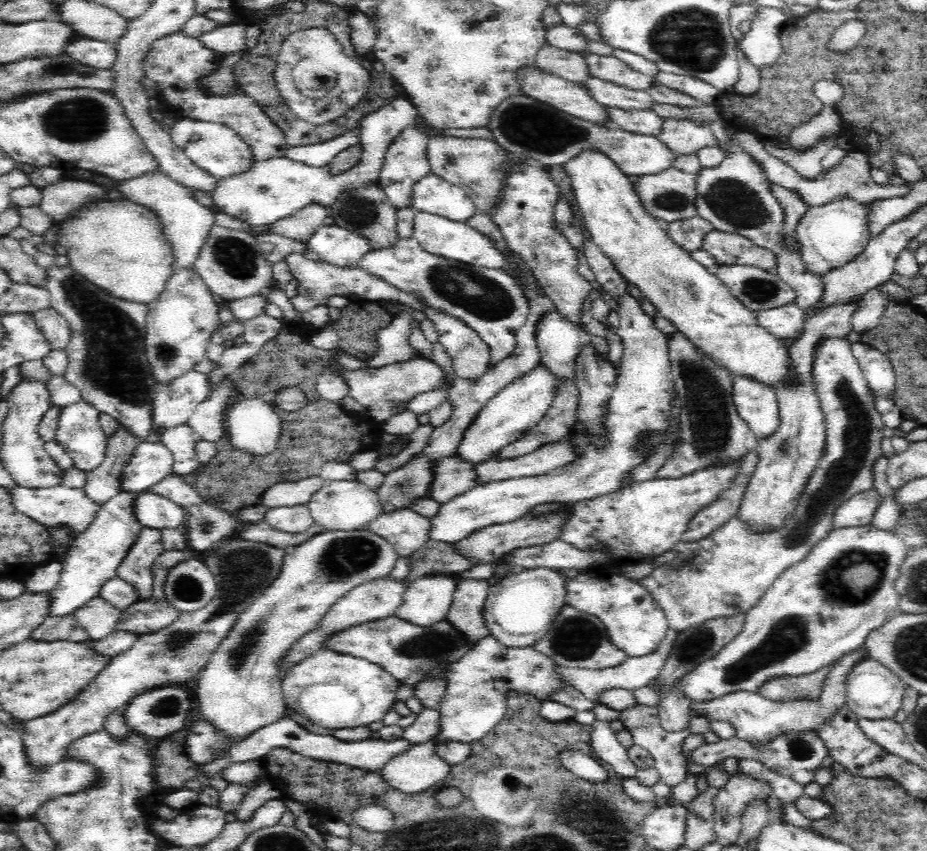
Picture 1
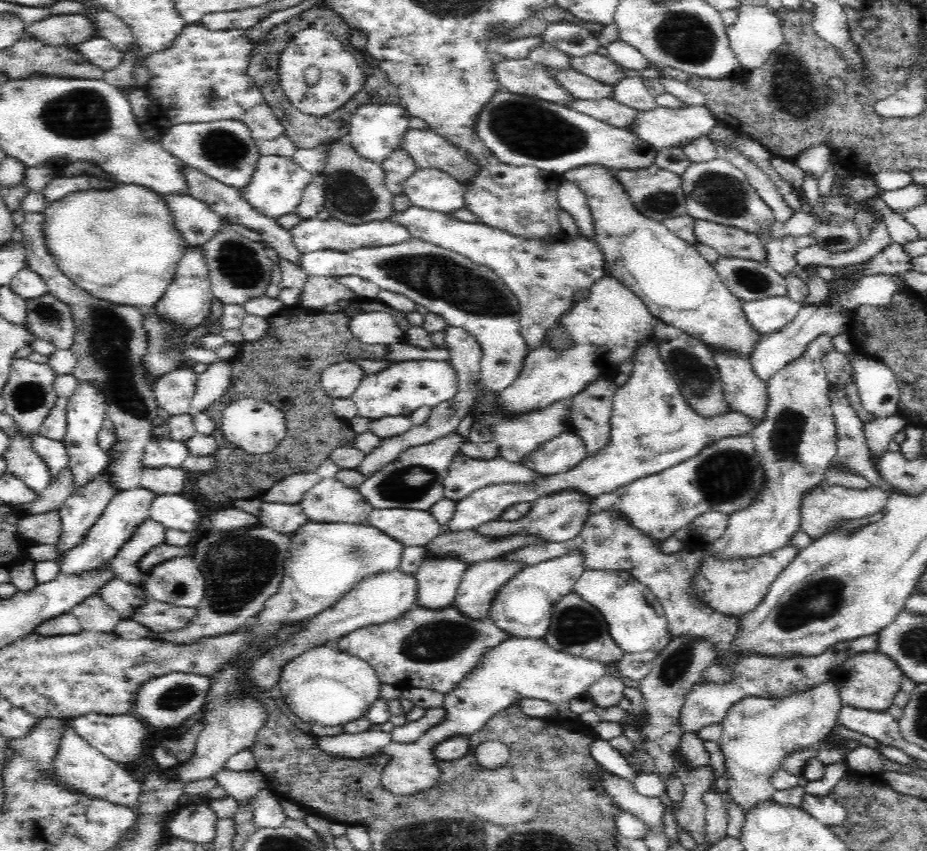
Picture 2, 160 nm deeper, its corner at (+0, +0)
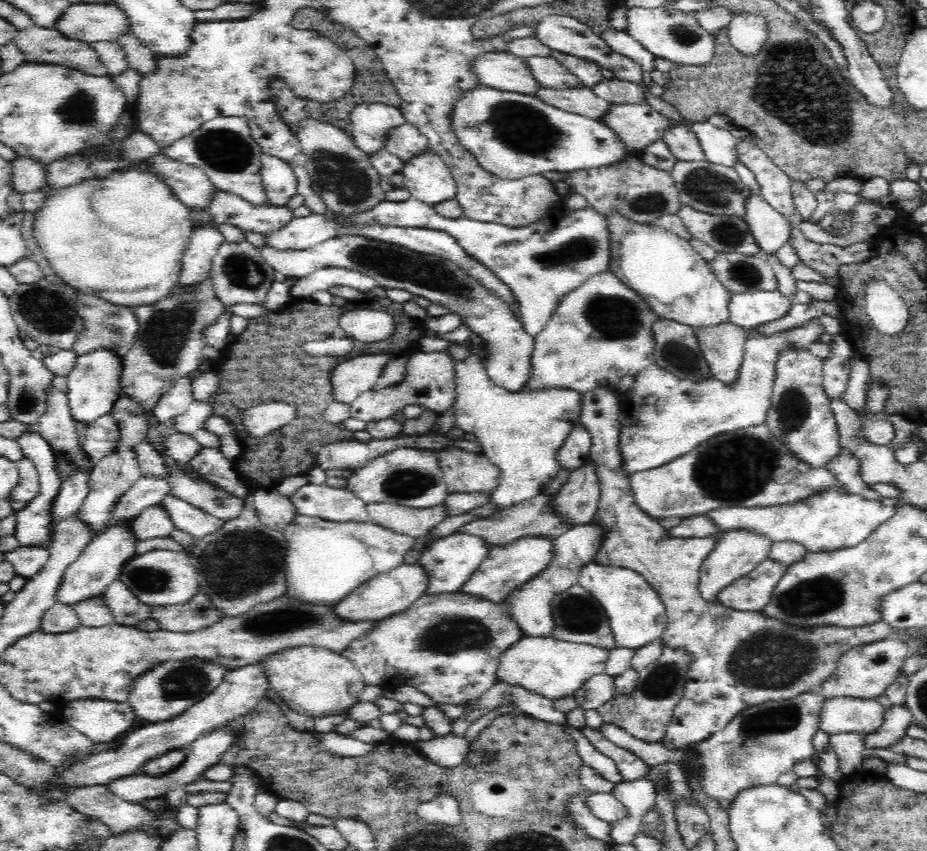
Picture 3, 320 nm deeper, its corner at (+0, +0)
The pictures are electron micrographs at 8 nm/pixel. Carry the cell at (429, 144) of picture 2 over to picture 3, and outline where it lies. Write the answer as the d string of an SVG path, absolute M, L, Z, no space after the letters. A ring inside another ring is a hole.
M408 122L388 132L388 142L383 152L395 154L408 162L431 150L430 139L414 124Z

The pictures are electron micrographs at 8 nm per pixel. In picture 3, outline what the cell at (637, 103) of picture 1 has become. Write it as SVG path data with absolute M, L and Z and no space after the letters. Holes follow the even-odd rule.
M532 56L526 58L534 77L542 83L544 88L552 88L554 90L582 90L587 88L582 79L572 74L562 63L550 58L542 58L541 56Z

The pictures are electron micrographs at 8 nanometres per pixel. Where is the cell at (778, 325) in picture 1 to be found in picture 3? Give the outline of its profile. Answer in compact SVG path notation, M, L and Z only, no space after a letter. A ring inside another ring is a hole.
M778 290L732 293L730 318L732 324L749 333L782 320L792 305L792 299Z

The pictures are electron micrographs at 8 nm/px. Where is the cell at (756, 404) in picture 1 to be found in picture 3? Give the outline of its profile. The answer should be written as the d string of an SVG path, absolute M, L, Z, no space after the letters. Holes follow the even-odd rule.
M730 322L709 329L696 329L695 334L713 377L726 386L736 384L749 333Z

